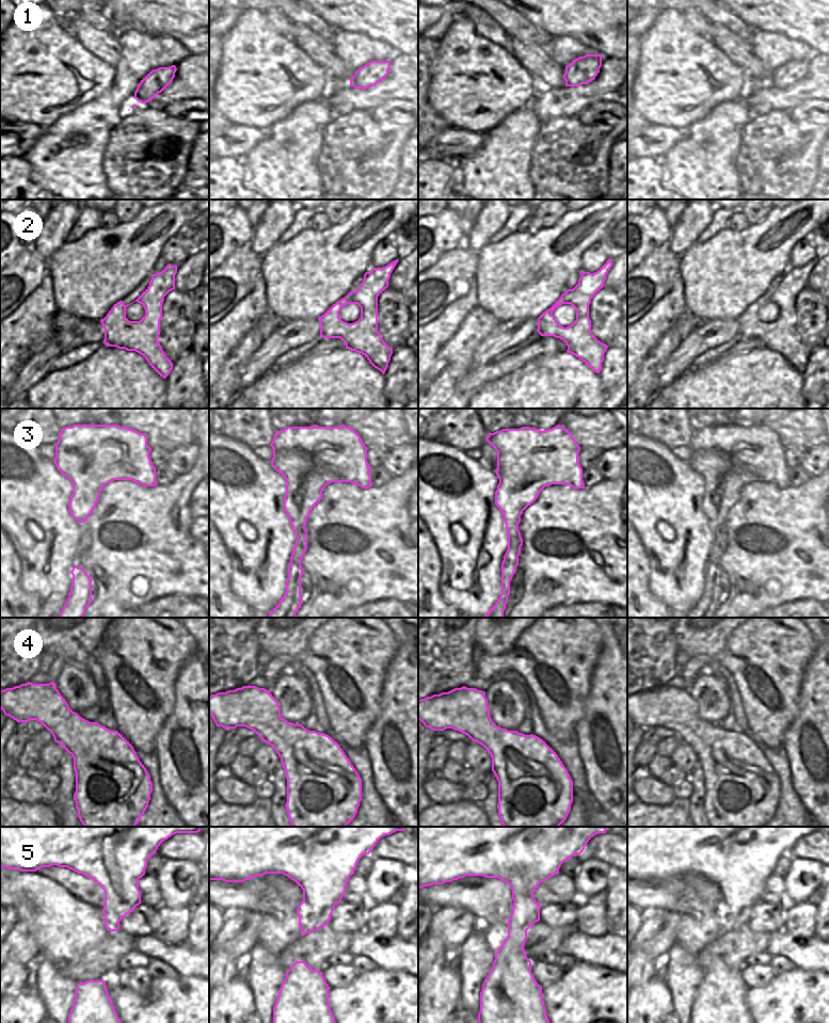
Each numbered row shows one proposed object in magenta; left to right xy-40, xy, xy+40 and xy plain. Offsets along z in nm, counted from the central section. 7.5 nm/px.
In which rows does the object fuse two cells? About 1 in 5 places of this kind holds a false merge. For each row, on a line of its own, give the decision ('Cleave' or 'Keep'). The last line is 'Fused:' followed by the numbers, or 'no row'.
1: Keep
2: Keep
3: Keep
4: Keep
5: Keep
Fused: no row.

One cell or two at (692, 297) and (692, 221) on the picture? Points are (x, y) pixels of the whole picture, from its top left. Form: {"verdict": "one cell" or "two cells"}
{"verdict": "two cells"}

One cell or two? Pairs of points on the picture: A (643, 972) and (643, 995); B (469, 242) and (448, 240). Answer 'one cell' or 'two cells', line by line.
A: two cells
B: two cells

